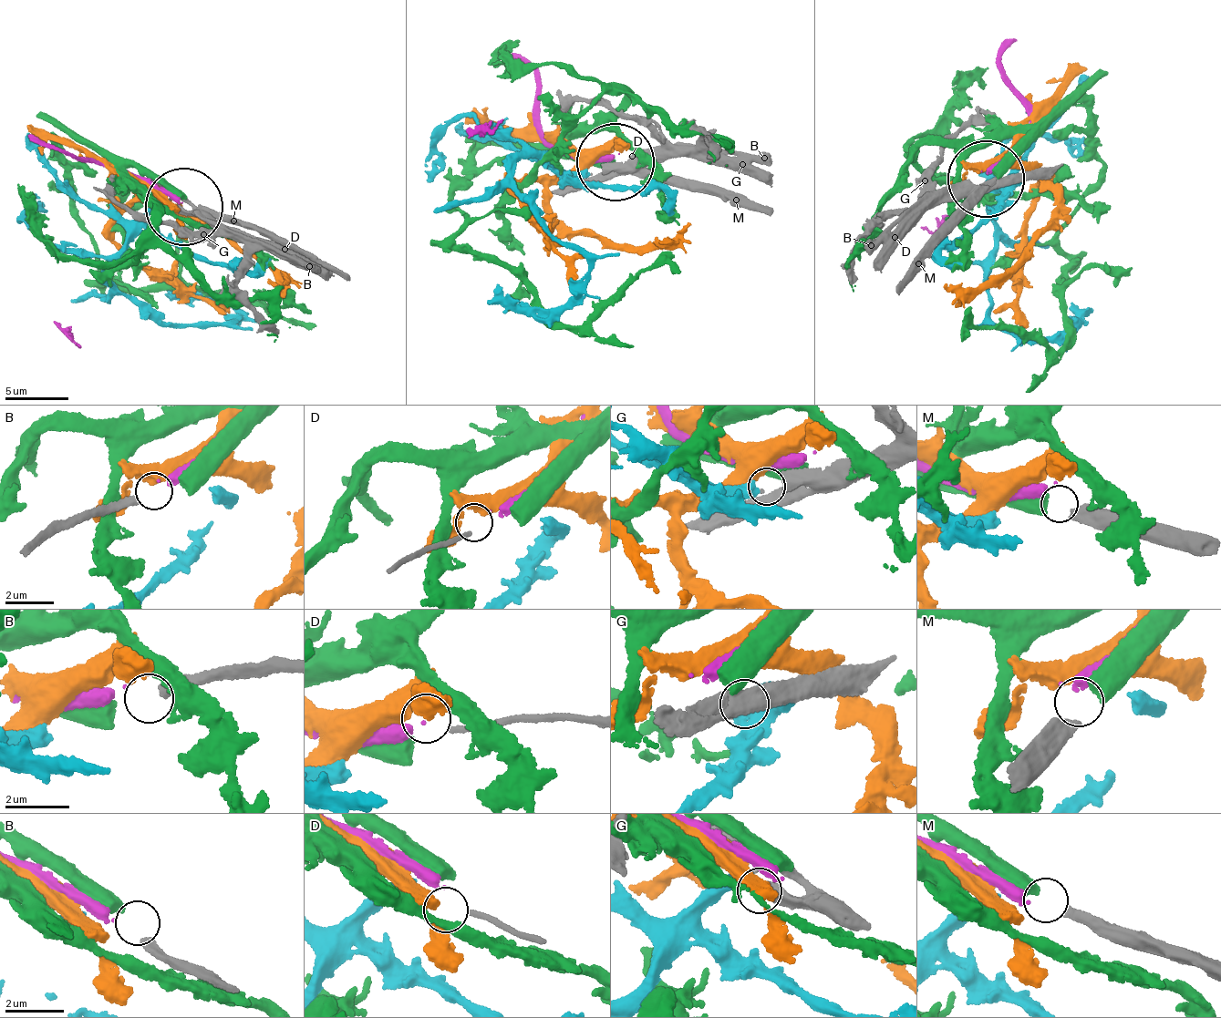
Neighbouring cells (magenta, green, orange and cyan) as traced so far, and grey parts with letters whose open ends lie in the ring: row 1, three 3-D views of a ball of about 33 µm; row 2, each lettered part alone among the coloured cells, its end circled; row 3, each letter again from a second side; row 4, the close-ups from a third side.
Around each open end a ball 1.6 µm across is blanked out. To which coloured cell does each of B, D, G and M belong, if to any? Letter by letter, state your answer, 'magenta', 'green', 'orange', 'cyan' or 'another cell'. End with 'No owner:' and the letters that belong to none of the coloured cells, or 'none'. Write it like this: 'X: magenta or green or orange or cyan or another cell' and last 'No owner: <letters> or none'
B: magenta
D: another cell
G: cyan
M: green
No owner: D

